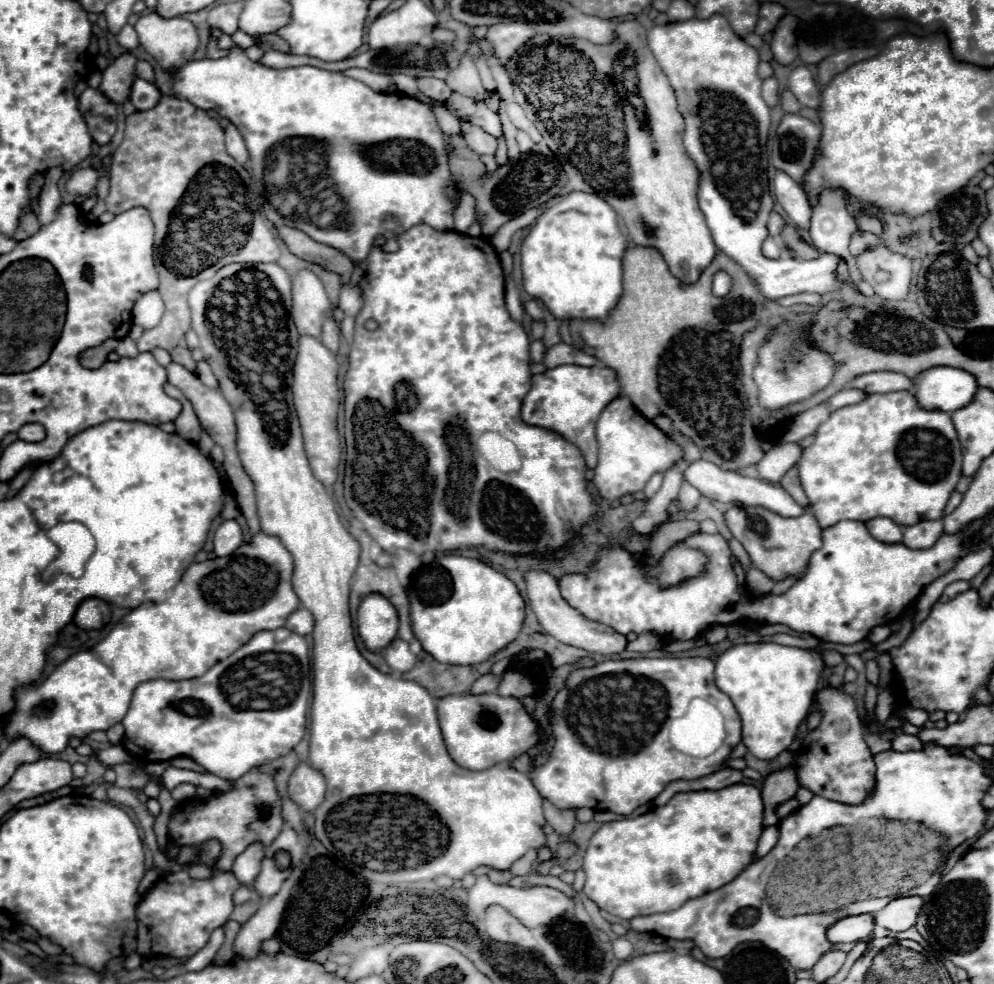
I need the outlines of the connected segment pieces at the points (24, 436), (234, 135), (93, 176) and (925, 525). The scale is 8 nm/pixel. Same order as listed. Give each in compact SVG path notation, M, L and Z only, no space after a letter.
M24 424L18 430L18 438L24 442L40 442L44 440L44 428L40 424Z
M228 124L226 130L224 130L224 134L226 134L226 150L228 150L228 154L236 162L244 164L248 160L248 150L246 150L246 144L244 144L238 128L234 124Z
M76 168L68 174L66 180L66 192L74 196L86 196L96 188L98 172L94 168Z
M922 520L914 526L904 528L904 546L912 550L926 550L938 542L938 538L944 534L942 522L938 520Z

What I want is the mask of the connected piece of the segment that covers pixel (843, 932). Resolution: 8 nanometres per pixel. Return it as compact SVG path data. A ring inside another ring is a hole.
M872 914L848 916L848 918L838 920L832 928L828 928L826 938L832 944L838 944L838 942L860 942L860 940L868 938L872 928L874 928Z

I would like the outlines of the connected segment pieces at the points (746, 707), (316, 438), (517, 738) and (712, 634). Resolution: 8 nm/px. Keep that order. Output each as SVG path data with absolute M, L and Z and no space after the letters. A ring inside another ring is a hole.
M774 642L736 644L716 660L716 686L730 696L742 718L742 742L746 744L748 752L752 752L756 758L772 760L792 744L800 722L806 720L810 712L822 670L824 662L820 658L816 660L814 652Z
M300 336L298 340L298 356L294 364L294 382L292 382L292 398L296 406L296 414L302 426L304 448L310 460L314 476L326 486L332 486L338 474L340 462L340 438L336 430L336 410L338 410L338 362L334 354L314 336Z
M458 694L438 700L438 722L452 760L468 770L486 770L494 764L528 752L538 742L538 728L516 698L498 694Z
M722 625L712 626L705 632L704 637L708 644L720 643L727 637L727 627Z

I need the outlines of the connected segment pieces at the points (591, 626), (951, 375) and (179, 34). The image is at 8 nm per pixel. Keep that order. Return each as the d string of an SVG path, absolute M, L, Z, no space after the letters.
M528 570L524 572L524 580L526 580L526 592L530 598L530 606L540 622L540 626L552 634L556 640L594 652L594 654L618 654L626 648L626 636L620 636L618 632L614 632L612 628L604 626L604 624L596 624L590 620L584 620L572 606L568 606L568 602L560 596L558 590L558 582L544 570Z
M930 368L914 380L914 392L922 408L954 412L972 402L978 382L960 368Z
M148 12L138 18L134 28L144 50L152 54L164 70L184 64L184 60L190 60L198 48L194 24L182 16L162 18L156 12Z

